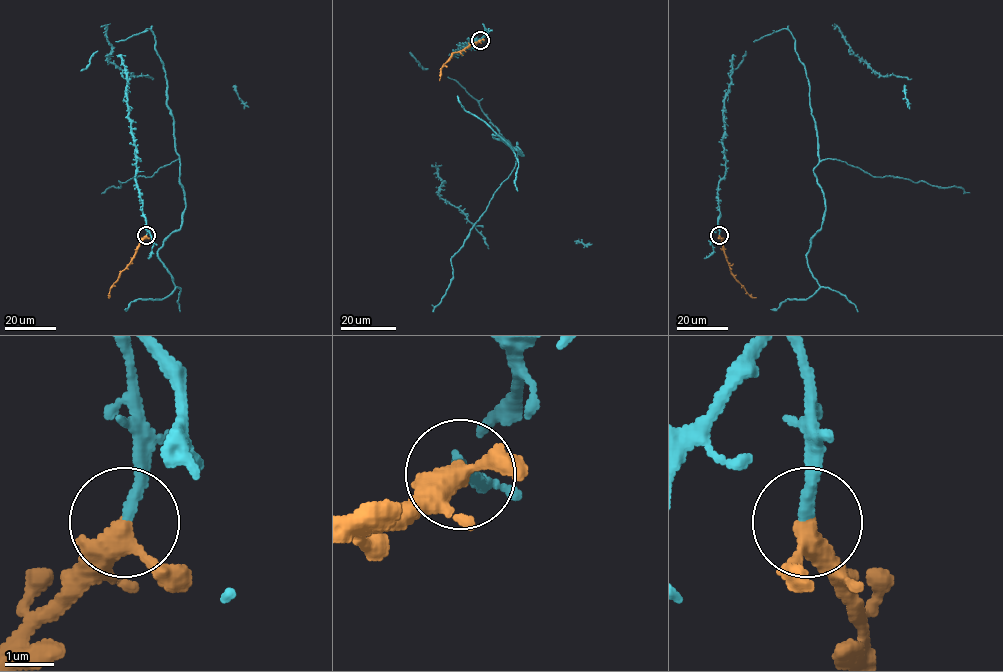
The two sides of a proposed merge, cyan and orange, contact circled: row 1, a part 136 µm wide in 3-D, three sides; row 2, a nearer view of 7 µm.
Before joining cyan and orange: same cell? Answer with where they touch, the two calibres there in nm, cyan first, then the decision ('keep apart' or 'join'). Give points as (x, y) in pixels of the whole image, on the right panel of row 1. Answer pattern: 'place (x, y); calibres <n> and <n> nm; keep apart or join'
place (719, 235); calibres 260 and 360 nm; join

